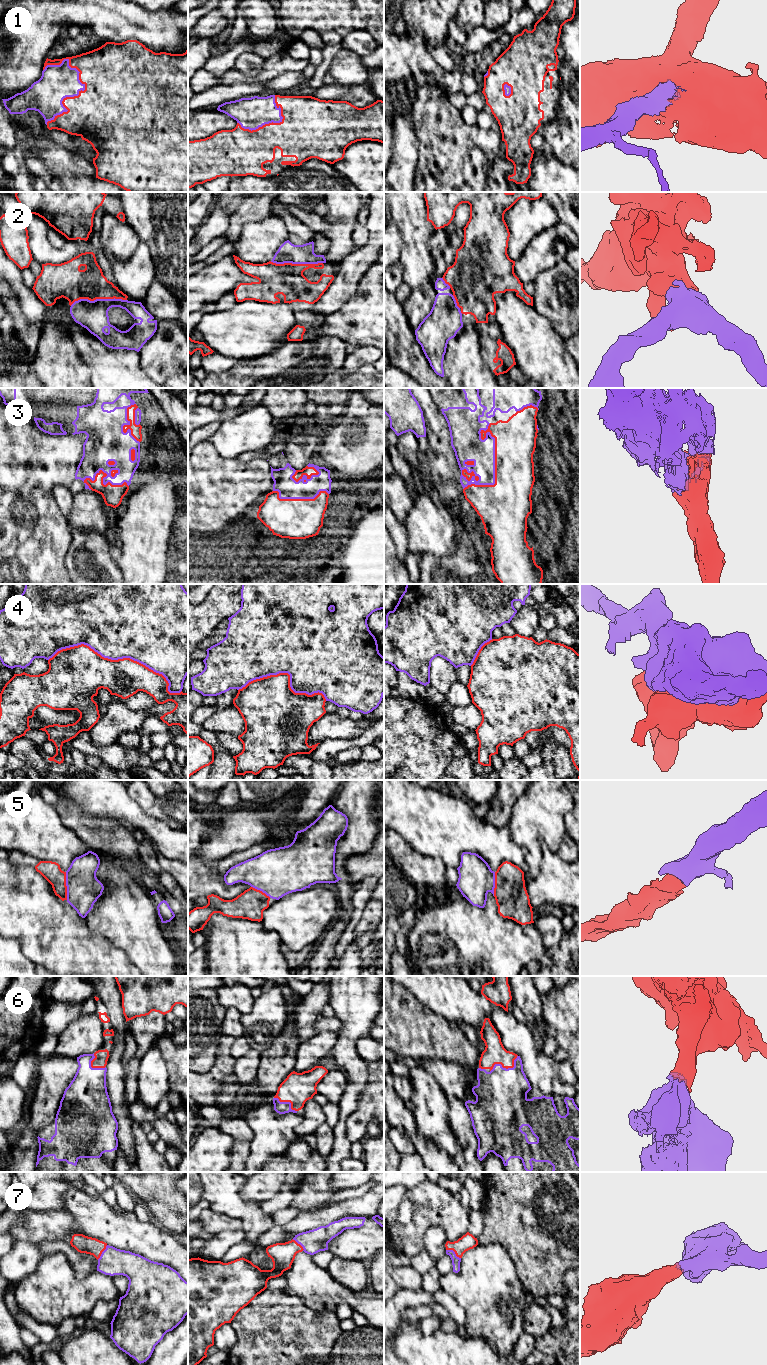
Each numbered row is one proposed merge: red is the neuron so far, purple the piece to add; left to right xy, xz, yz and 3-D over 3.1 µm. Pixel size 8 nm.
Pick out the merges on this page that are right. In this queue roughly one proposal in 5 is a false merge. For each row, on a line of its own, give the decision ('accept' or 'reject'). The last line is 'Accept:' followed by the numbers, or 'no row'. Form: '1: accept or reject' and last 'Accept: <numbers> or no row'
1: accept
2: accept
3: accept
4: reject
5: accept
6: accept
7: accept
Accept: 1, 2, 3, 5, 6, 7

